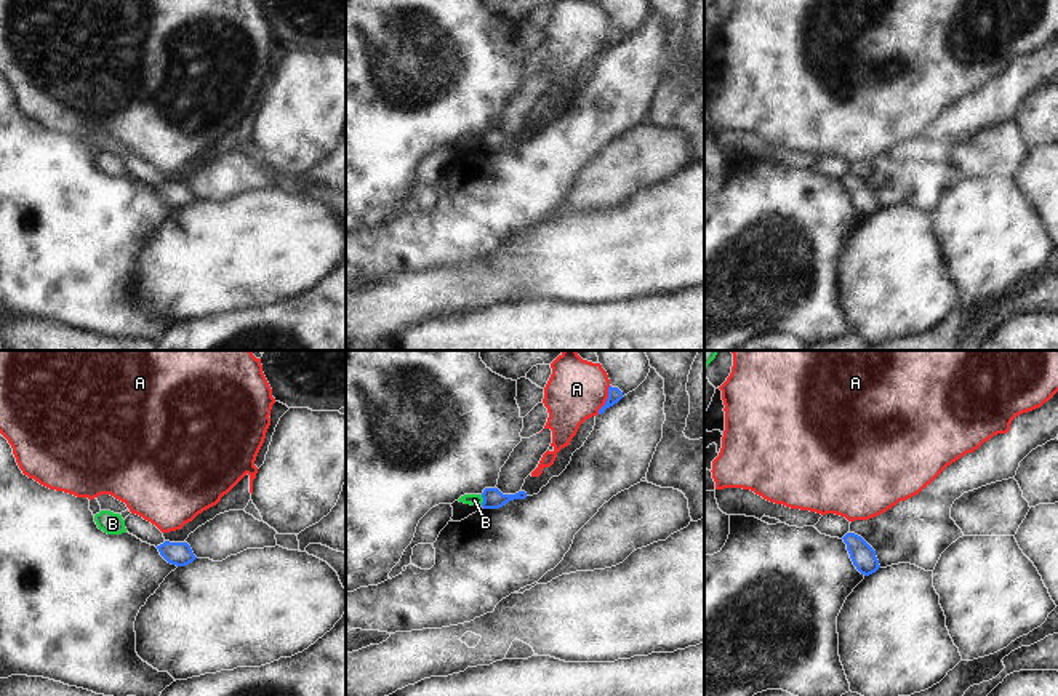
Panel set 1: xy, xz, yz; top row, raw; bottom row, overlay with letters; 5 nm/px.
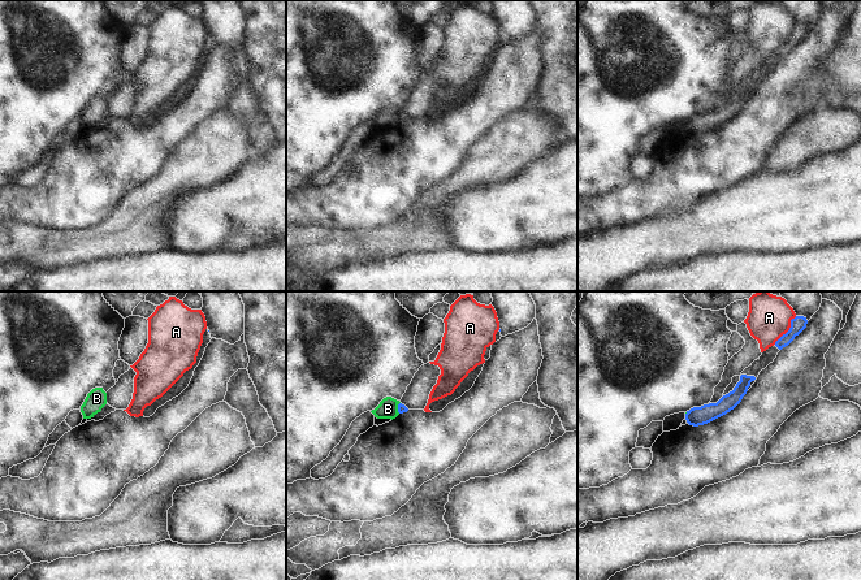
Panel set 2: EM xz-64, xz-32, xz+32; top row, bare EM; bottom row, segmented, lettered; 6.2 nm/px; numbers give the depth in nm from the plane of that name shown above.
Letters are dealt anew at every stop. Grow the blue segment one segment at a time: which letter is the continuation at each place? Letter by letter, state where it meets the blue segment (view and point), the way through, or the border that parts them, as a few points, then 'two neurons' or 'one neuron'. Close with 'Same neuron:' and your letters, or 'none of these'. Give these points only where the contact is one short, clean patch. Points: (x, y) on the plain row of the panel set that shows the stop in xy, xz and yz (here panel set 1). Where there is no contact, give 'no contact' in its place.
A: xz (607, 42) | two neurons
B: xz (484, 141) | along xz (480, 136), (482, 146) | two neurons
Same neuron: none of these

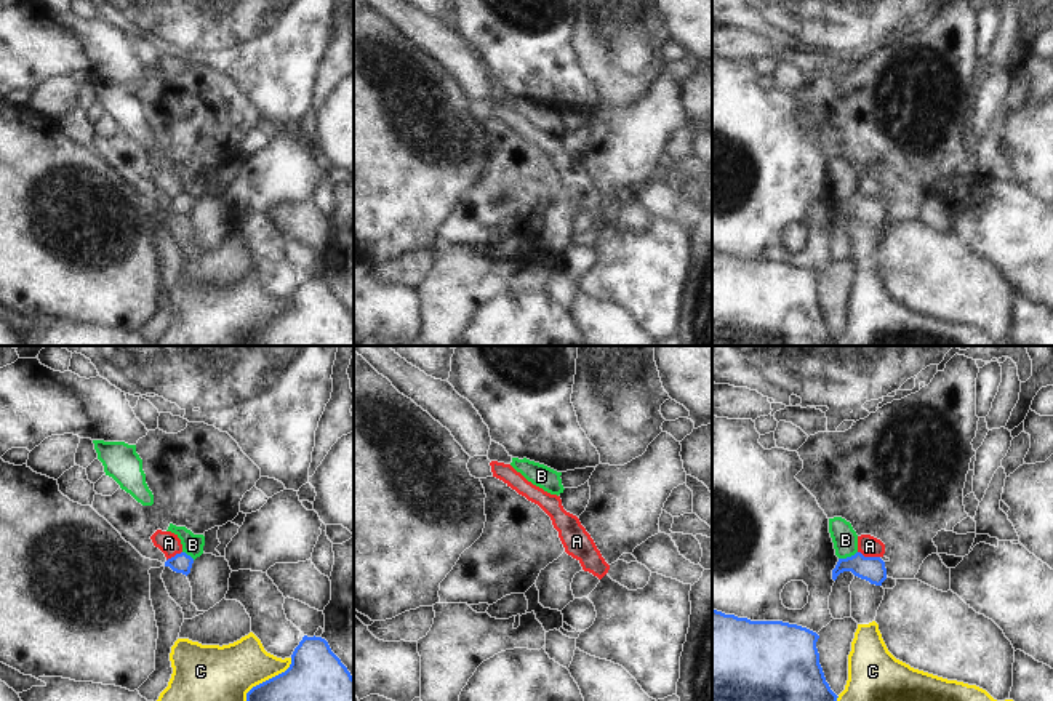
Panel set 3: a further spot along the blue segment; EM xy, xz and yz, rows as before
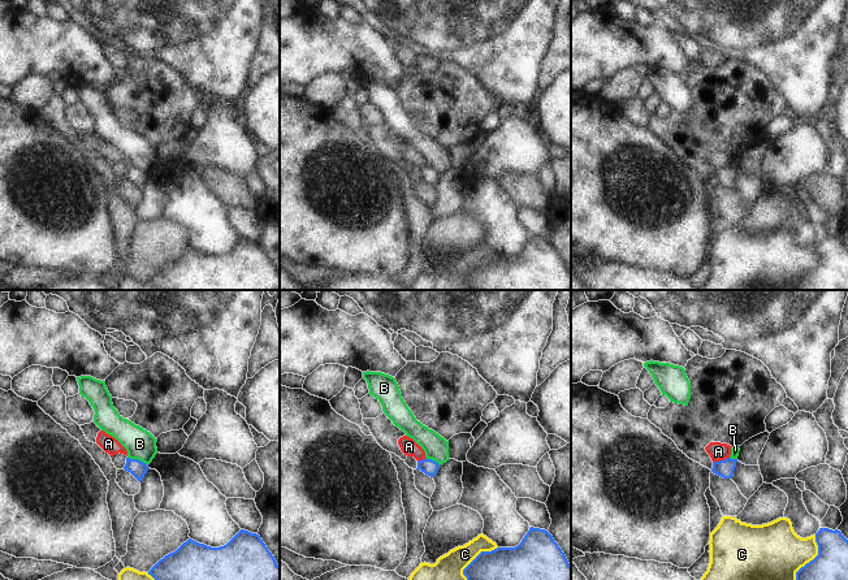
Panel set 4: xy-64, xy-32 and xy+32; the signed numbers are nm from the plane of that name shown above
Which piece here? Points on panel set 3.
A: yz (869, 199) | along yz (858, 192), (864, 197), (879, 199) | two neurons
B: yz (847, 199) | along yz (856, 192), (839, 200) | two neurons
C: xy (266, 322) | two neurons
Same neuron: none of these

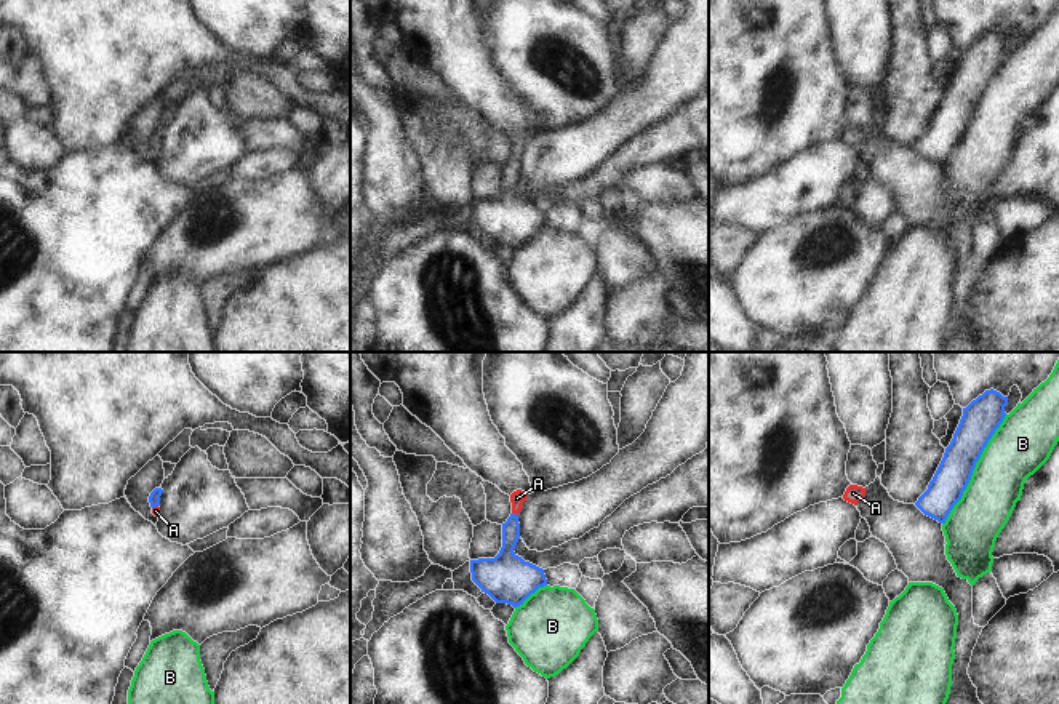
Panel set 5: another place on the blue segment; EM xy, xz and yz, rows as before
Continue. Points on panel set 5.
A: xz (515, 156) | across xz (506, 204), (515, 156), (517, 140) | one neuron
B: yz (973, 111) | two neurons
Same neuron: A

